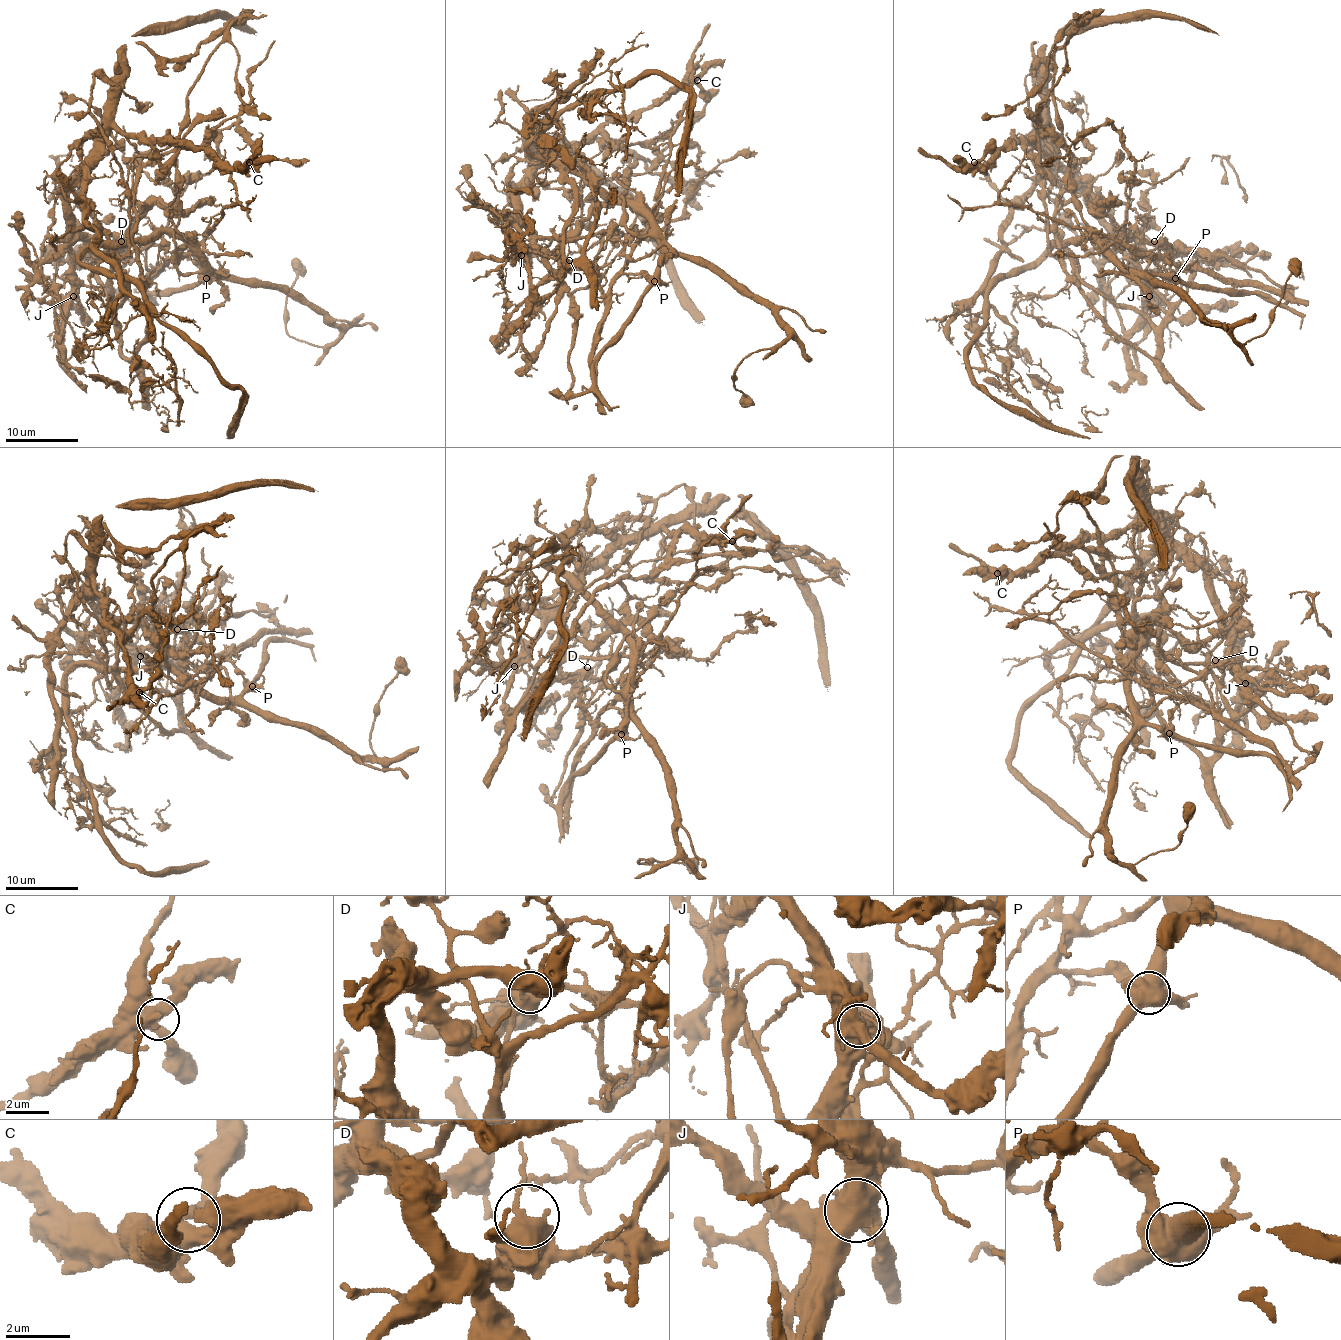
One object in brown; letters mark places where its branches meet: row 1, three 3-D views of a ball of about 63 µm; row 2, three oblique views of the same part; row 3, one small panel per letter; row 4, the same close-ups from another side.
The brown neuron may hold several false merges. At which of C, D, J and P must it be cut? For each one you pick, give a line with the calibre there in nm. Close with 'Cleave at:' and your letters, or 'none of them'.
J: 650 nm thick
P: 750 nm thick
Cleave at: J, P

